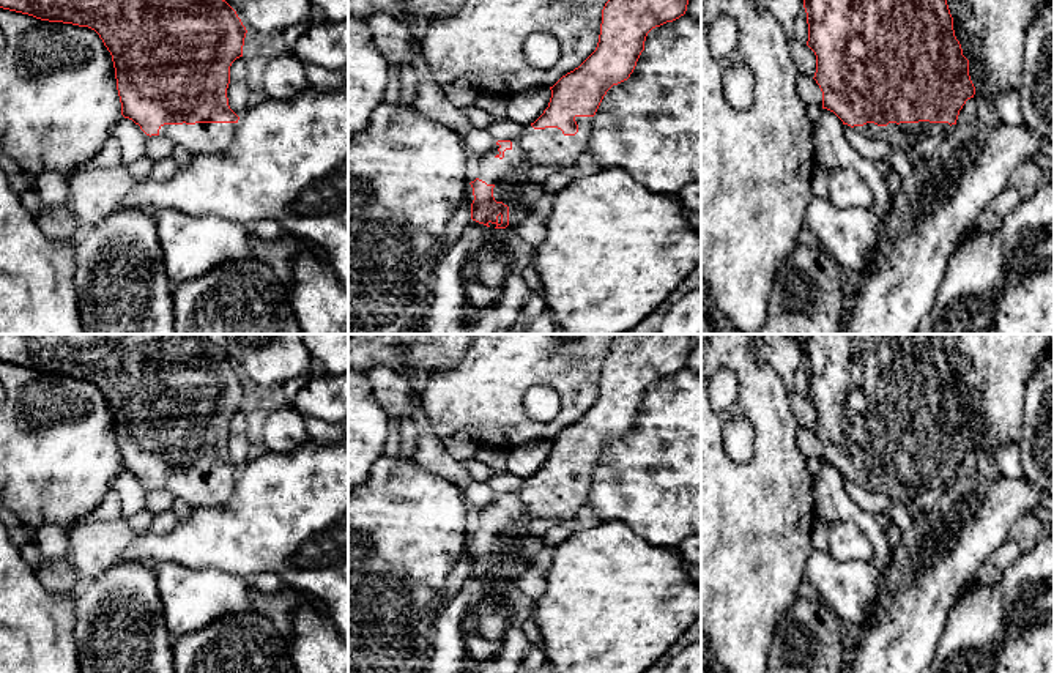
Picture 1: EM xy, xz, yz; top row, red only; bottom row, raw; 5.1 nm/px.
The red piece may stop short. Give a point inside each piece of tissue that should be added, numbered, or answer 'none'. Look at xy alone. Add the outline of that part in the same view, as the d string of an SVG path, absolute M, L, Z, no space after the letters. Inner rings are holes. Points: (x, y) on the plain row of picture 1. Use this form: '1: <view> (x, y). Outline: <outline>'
1: xy (202, 490). Outline: M238 476L164 478L159 489L167 489L192 509L211 508L232 501L238 479Z

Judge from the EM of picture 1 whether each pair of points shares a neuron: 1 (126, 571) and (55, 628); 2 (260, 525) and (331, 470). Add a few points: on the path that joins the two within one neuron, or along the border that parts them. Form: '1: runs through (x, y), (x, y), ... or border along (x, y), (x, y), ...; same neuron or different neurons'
1: border along (73, 591), (74, 643), (77, 648); different neurons
2: runs through (278, 516), (309, 484), (314, 484); same neuron

